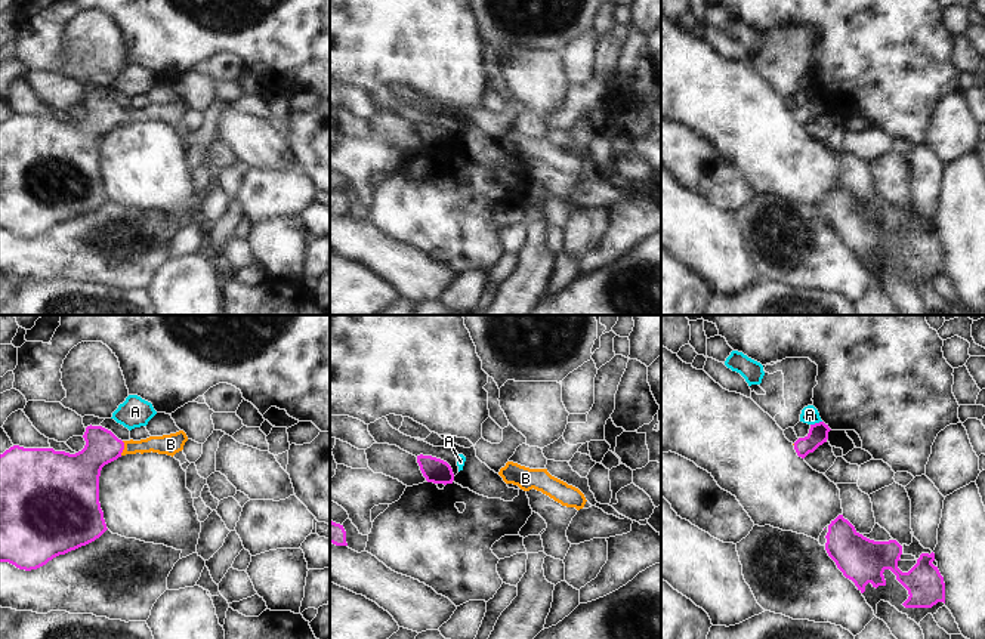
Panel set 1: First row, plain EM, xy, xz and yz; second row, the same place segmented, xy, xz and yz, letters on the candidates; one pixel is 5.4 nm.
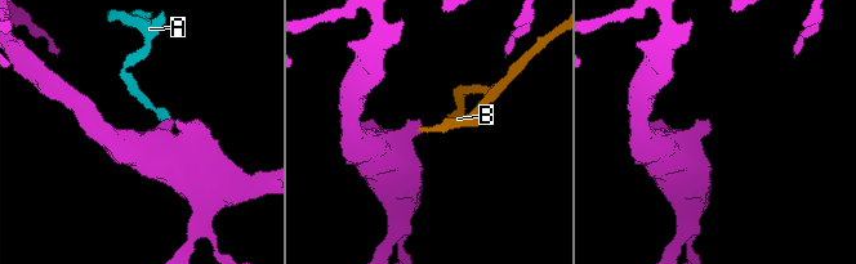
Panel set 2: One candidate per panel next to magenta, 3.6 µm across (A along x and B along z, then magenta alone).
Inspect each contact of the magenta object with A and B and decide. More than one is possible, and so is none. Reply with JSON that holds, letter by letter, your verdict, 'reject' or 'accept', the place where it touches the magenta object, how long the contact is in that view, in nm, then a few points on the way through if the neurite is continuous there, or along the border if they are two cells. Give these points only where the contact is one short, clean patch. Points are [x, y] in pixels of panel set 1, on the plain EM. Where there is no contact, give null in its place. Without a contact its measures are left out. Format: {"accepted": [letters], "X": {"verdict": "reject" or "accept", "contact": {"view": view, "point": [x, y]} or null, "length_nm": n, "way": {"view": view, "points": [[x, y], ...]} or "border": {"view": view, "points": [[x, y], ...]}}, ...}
{"accepted": ["B"], "A": {"verdict": "reject", "contact": {"view": "yz", "point": [815, 92]}, "length_nm": 70, "border": {"view": "yz", "points": [[821, 89], [811, 93]]}}, "B": {"verdict": "accept", "contact": {"view": "xy", "point": [123, 117]}, "length_nm": 80, "way": {"view": "xy", "points": [[83, 138], [104, 117], [123, 117], [167, 113]]}}}

